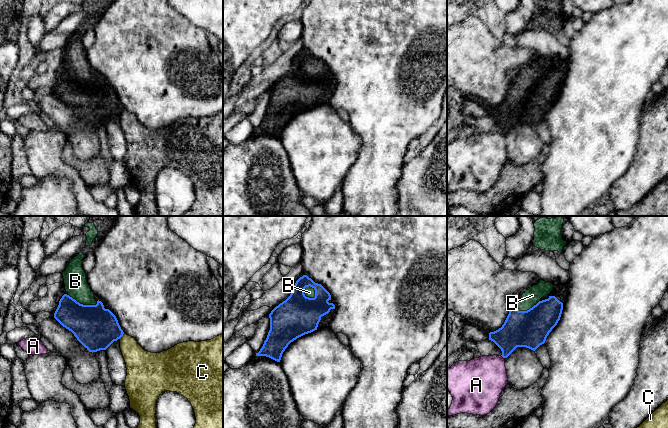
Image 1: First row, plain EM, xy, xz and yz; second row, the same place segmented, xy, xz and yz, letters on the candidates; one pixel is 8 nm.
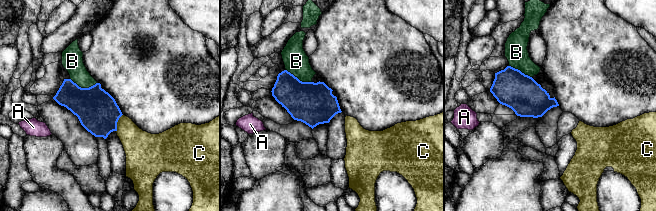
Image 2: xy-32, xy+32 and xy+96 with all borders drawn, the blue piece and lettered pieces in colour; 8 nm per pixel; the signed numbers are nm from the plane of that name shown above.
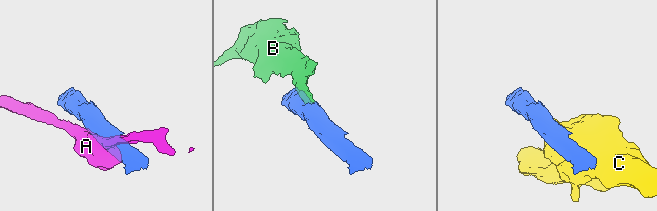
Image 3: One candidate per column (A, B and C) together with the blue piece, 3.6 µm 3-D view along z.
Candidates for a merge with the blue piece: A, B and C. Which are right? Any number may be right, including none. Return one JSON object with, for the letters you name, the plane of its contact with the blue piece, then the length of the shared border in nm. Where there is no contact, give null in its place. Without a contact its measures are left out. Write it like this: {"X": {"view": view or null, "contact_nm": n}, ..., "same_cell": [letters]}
{"B": {"view": "xz", "contact_nm": 120}, "same_cell": ["B"]}

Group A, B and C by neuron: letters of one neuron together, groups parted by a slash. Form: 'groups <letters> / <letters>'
groups A / B / C

